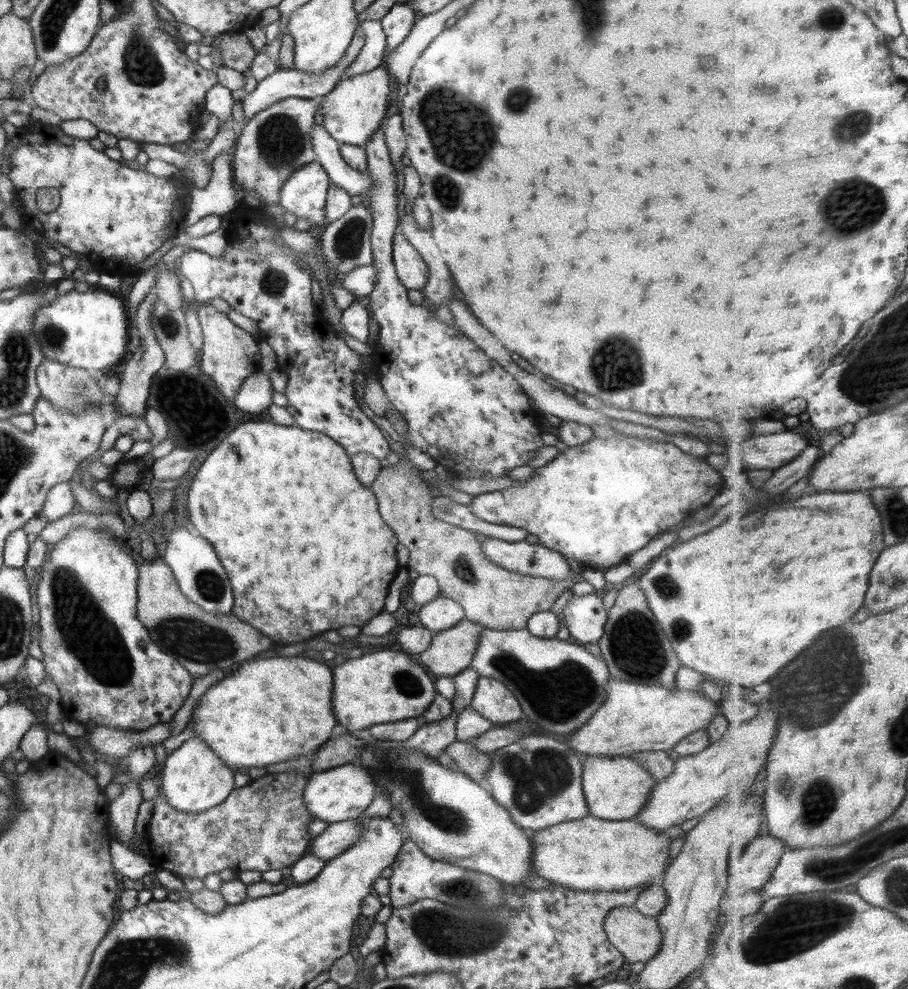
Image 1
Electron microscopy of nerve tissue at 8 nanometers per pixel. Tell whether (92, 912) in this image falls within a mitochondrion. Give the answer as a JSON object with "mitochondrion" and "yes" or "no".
{"mitochondrion":"no"}

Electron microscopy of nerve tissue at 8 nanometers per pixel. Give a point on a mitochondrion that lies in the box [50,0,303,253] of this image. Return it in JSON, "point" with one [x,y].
{"point":[141,64]}

